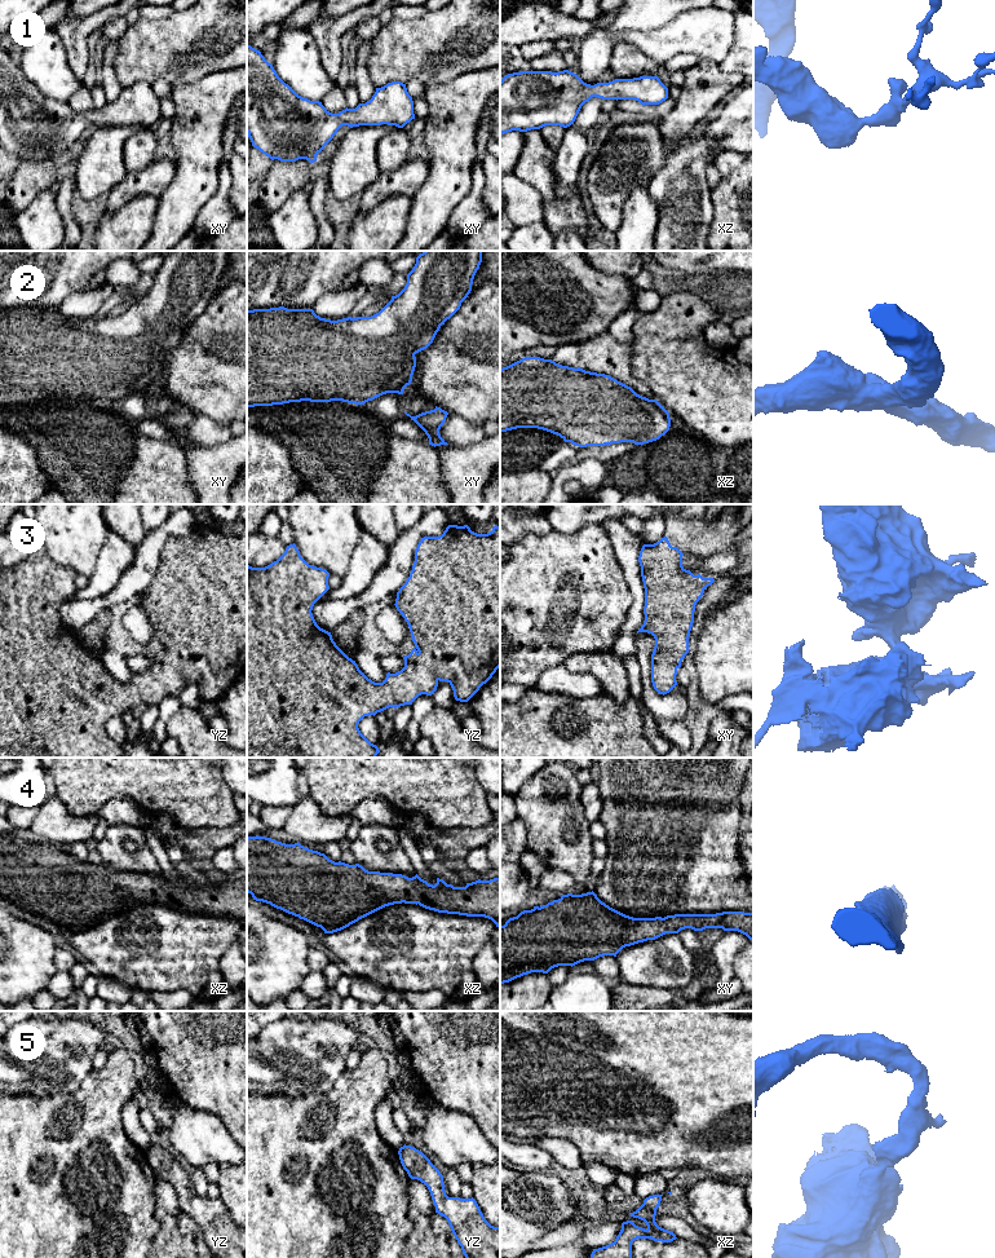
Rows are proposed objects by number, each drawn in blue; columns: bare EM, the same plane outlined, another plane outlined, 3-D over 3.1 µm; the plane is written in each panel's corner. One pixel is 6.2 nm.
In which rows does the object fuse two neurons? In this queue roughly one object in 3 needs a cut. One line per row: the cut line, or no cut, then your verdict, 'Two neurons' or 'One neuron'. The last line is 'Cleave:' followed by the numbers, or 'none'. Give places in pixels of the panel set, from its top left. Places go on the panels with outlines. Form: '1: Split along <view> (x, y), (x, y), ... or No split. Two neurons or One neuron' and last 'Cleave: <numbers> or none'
1: No split. One neuron
2: No split. One neuron
3: No split. One neuron
4: No split. One neuron
5: No split. One neuron
Cleave: none

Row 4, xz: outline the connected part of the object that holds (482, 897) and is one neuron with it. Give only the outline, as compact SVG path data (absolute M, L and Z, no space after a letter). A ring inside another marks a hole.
M266 837L247 838L247 892L253 900L270 904L288 914L298 917L317 927L324 933L341 931L359 919L394 904L419 904L420 906L438 913L459 914L466 917L485 917L491 919L496 927L500 926L500 878L490 880L476 880L466 883L465 887L454 887L443 879L437 878L437 883L429 884L417 874L408 878L402 874L368 871L362 865L349 865L335 862L324 853L309 849L298 842L286 844Z

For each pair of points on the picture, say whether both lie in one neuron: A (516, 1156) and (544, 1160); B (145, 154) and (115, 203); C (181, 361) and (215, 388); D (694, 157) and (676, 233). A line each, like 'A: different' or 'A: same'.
A: same
B: different
C: same
D: same

